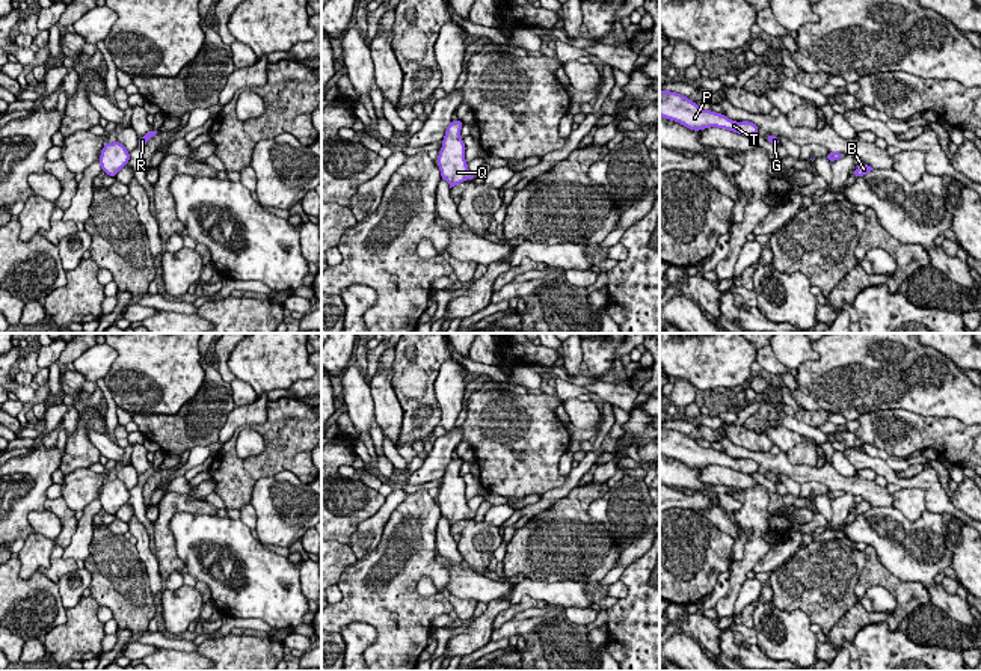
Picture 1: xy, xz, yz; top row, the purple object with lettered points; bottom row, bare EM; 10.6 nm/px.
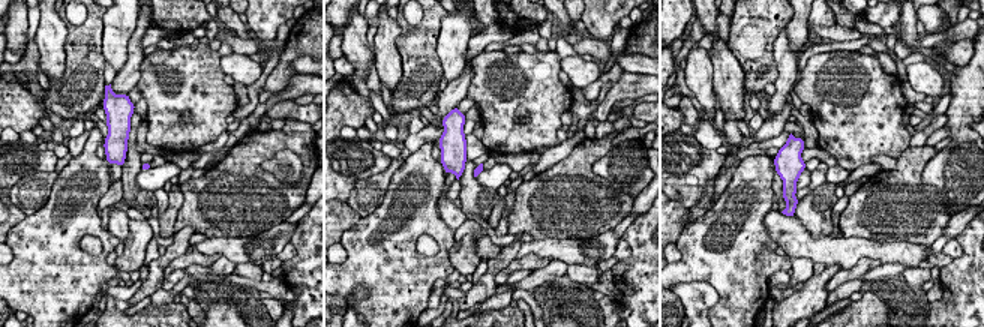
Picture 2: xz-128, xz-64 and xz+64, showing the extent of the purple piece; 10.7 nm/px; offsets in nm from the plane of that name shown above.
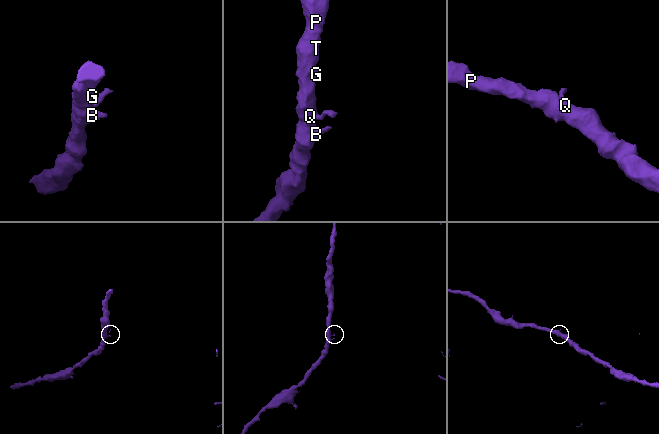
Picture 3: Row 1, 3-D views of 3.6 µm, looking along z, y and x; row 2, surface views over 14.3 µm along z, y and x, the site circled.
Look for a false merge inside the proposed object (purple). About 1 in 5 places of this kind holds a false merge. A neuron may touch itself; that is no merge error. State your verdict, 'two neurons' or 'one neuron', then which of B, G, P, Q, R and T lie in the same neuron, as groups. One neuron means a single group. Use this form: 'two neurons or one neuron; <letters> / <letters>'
one neuron; B G P Q R T

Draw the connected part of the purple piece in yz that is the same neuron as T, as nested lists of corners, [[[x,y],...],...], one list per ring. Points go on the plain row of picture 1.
[[[660,427],[660,454],[669,458],[679,460],[693,469],[717,464],[743,473],[755,473],[759,466],[750,458],[737,460],[723,451],[702,448],[694,439],[687,434]]]

